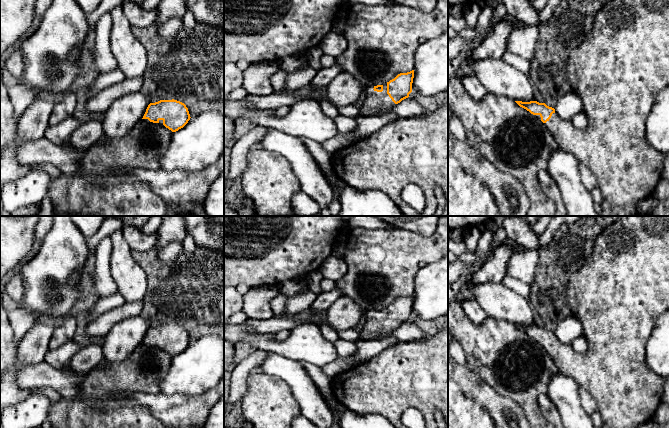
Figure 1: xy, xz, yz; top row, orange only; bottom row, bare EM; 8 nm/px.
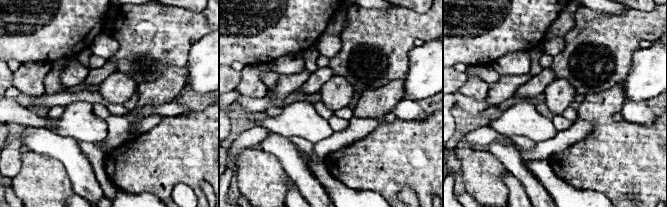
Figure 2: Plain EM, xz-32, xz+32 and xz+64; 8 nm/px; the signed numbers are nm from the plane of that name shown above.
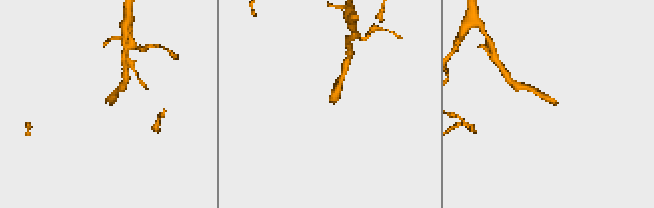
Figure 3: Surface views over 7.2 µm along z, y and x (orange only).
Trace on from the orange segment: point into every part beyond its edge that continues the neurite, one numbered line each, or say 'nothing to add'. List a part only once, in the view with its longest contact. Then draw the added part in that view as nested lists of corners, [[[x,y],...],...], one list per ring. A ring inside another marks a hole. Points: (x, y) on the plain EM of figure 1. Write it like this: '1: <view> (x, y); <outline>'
1: yz (618, 295); [[[620,216],[613,224],[602,228],[588,262],[574,272],[569,279],[568,301],[571,314],[583,324],[586,348],[583,351],[576,351],[571,344],[562,343],[556,336],[546,347],[541,345],[540,339],[535,340],[546,350],[561,374],[573,378],[580,388],[588,391],[594,398],[603,422],[601,428],[638,428],[643,423],[653,420],[655,412],[662,402],[663,388],[667,378],[657,375],[648,366],[646,345],[658,318],[669,310],[669,216]]]

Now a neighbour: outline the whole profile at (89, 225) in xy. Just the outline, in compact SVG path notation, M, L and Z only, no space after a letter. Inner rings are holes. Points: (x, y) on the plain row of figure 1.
M71 216L76 227L86 238L98 232L107 216Z

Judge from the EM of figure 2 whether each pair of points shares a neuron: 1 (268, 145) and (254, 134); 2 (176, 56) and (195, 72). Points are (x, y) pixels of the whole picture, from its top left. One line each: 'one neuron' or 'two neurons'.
1: two neurons
2: two neurons

